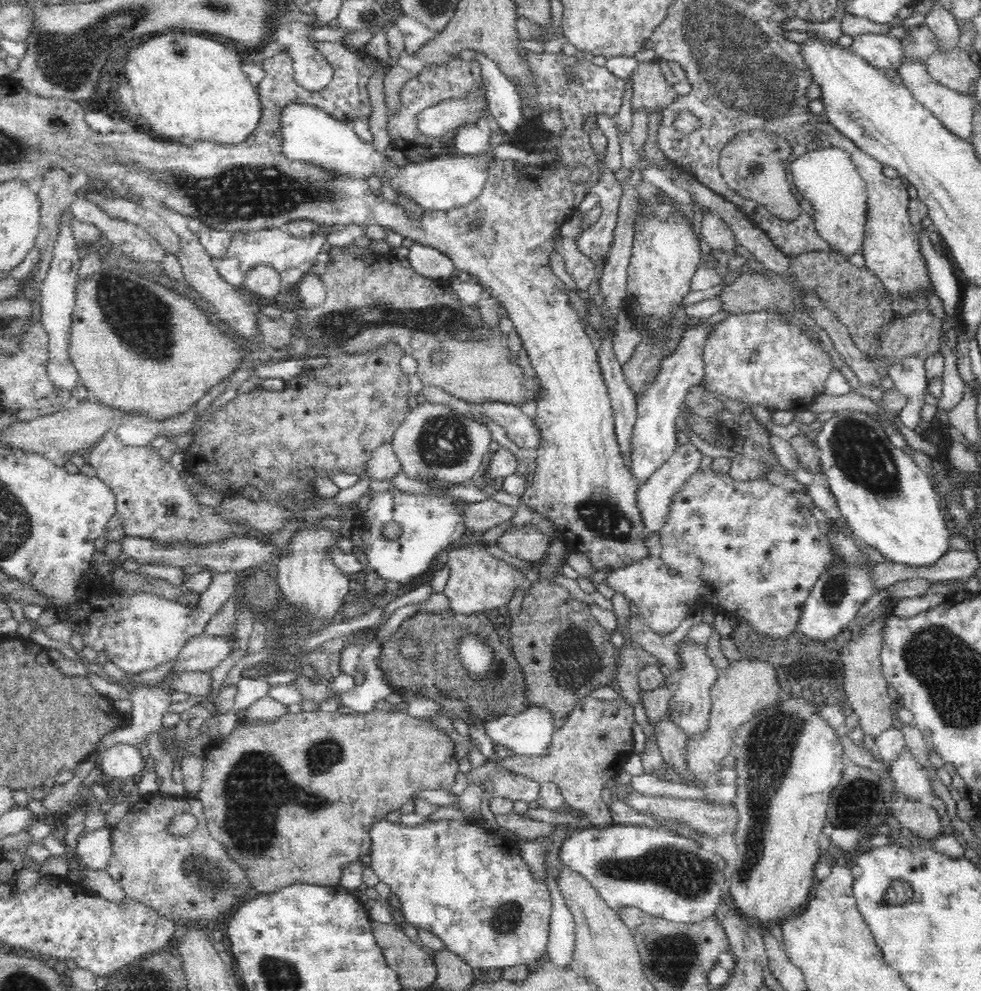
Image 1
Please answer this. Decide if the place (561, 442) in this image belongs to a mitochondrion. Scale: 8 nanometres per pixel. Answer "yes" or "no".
no

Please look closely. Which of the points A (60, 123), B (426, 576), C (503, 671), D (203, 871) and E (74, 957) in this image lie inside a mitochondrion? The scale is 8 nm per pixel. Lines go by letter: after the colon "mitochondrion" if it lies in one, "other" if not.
A: mitochondrion
B: other
C: mitochondrion
D: mitochondrion
E: other

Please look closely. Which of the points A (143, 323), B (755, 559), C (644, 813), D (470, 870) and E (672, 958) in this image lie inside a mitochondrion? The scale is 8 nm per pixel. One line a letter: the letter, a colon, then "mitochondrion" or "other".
A: mitochondrion
B: other
C: other
D: other
E: mitochondrion

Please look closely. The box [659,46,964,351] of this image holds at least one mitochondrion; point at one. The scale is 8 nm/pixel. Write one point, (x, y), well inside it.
(847, 112)

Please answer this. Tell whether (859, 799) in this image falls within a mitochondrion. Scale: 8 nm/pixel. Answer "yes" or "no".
yes

